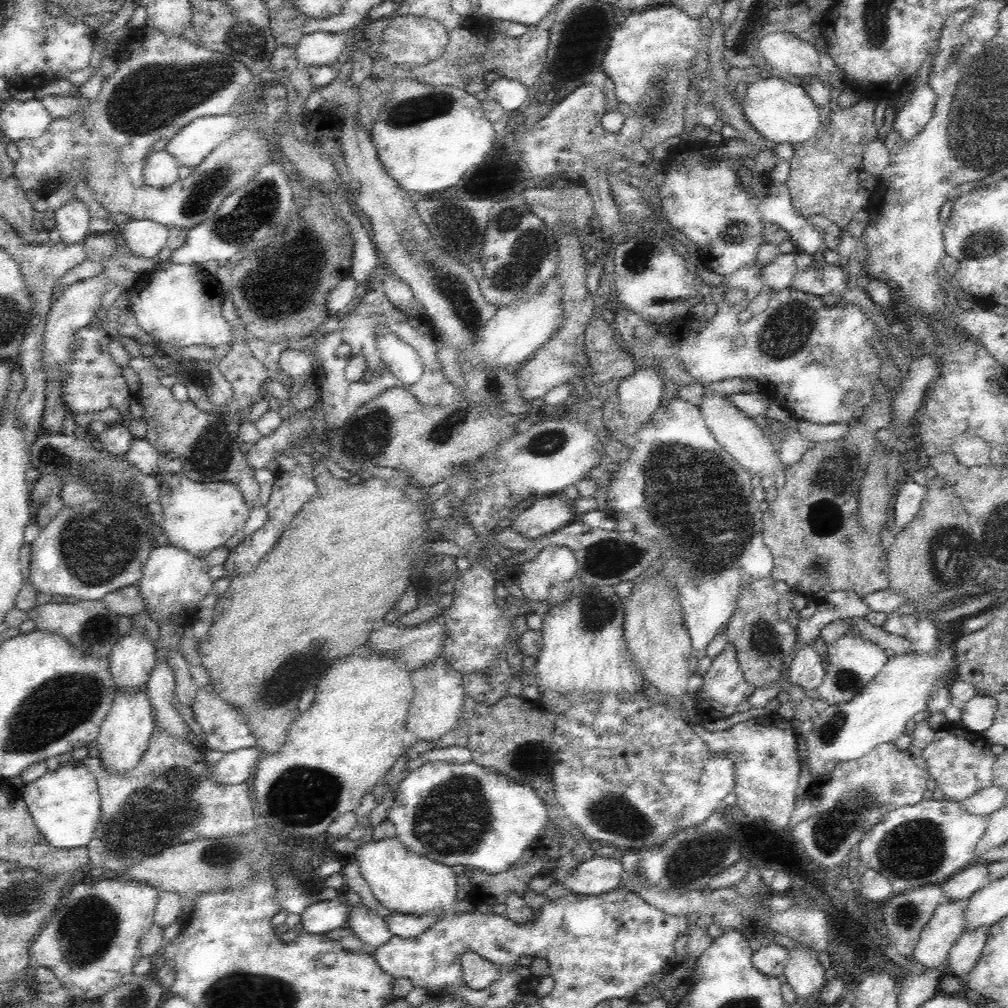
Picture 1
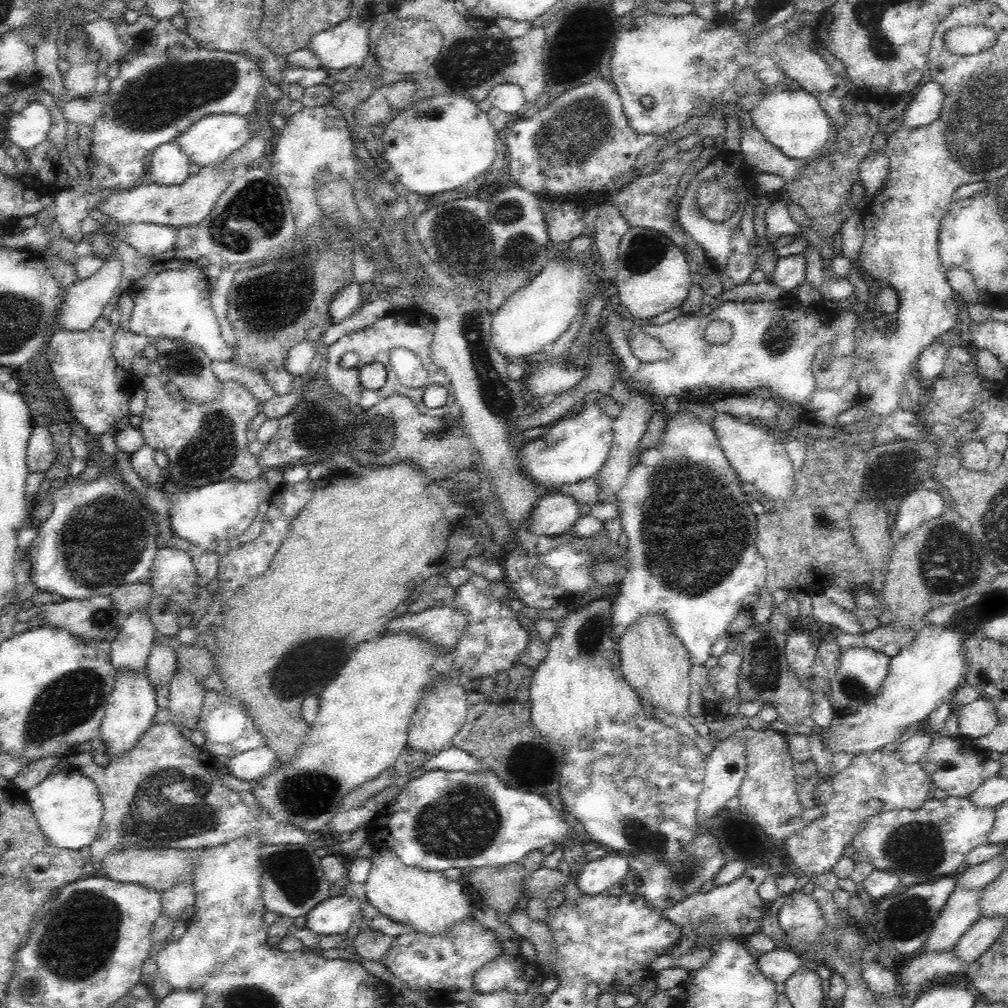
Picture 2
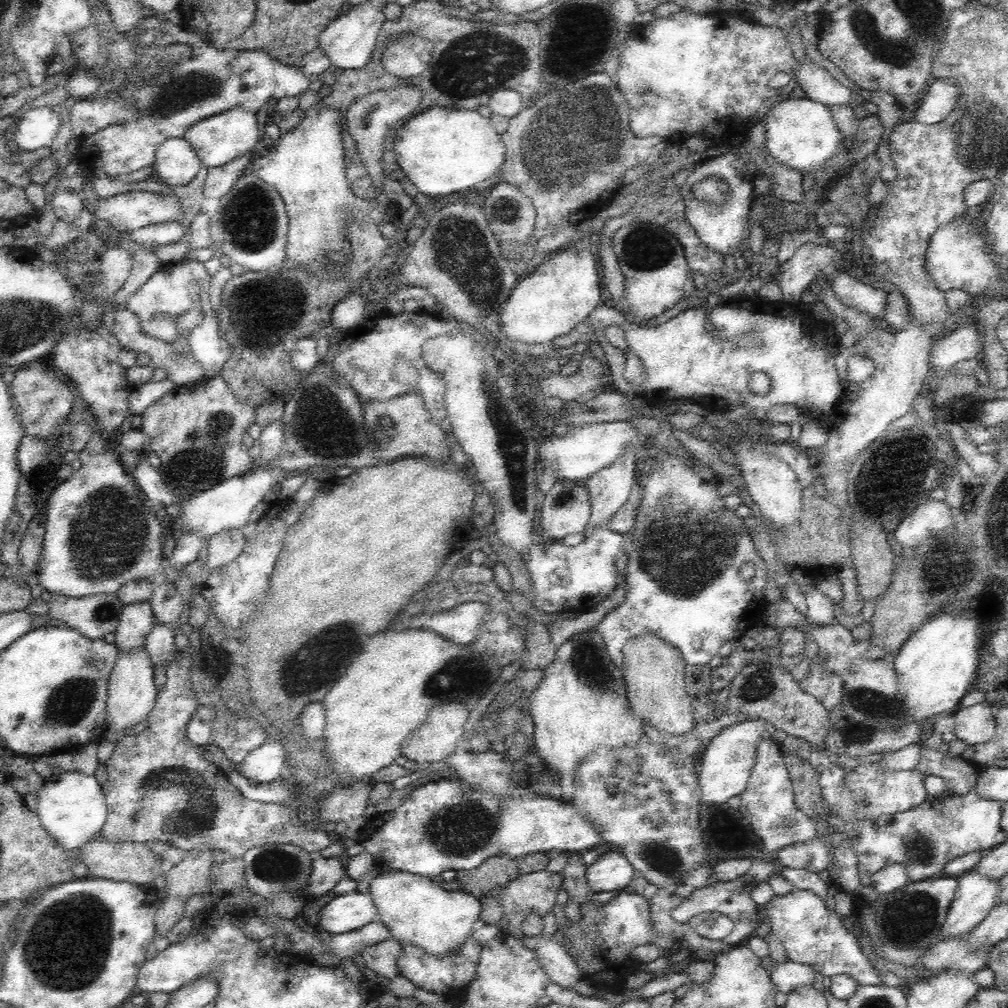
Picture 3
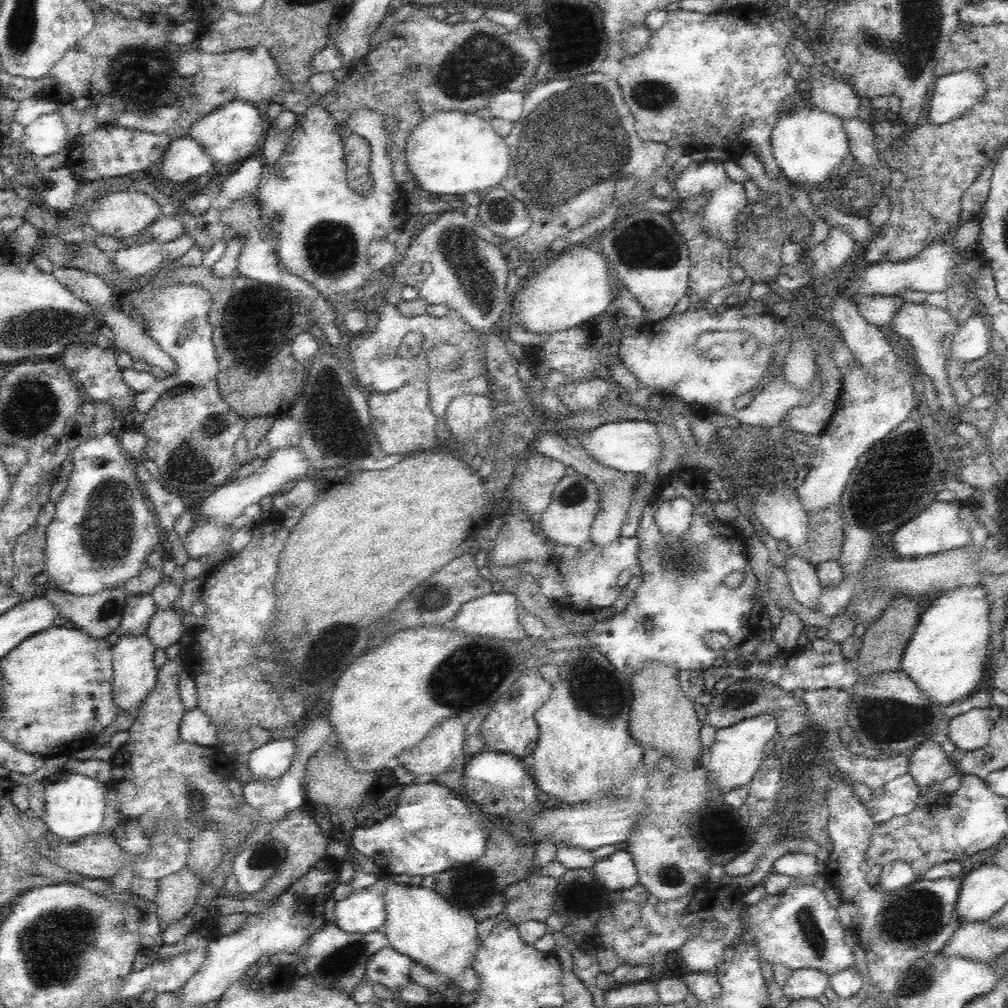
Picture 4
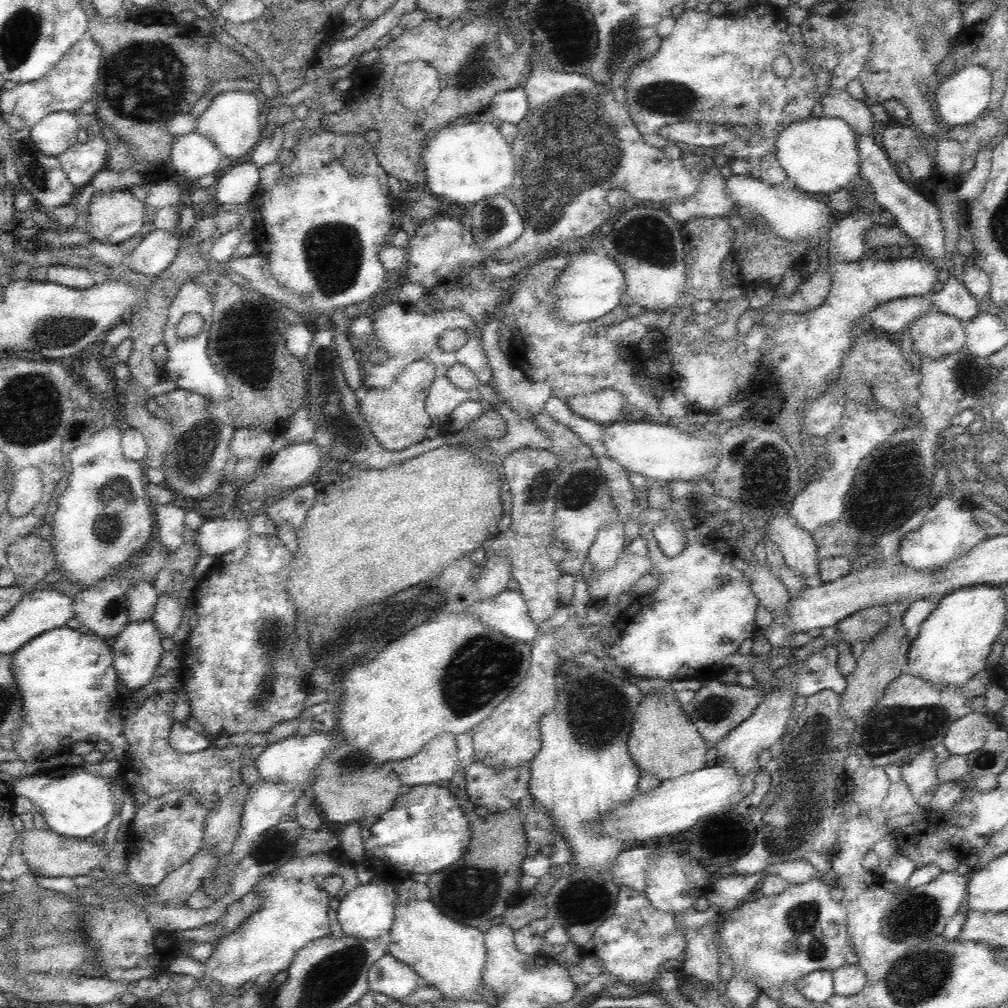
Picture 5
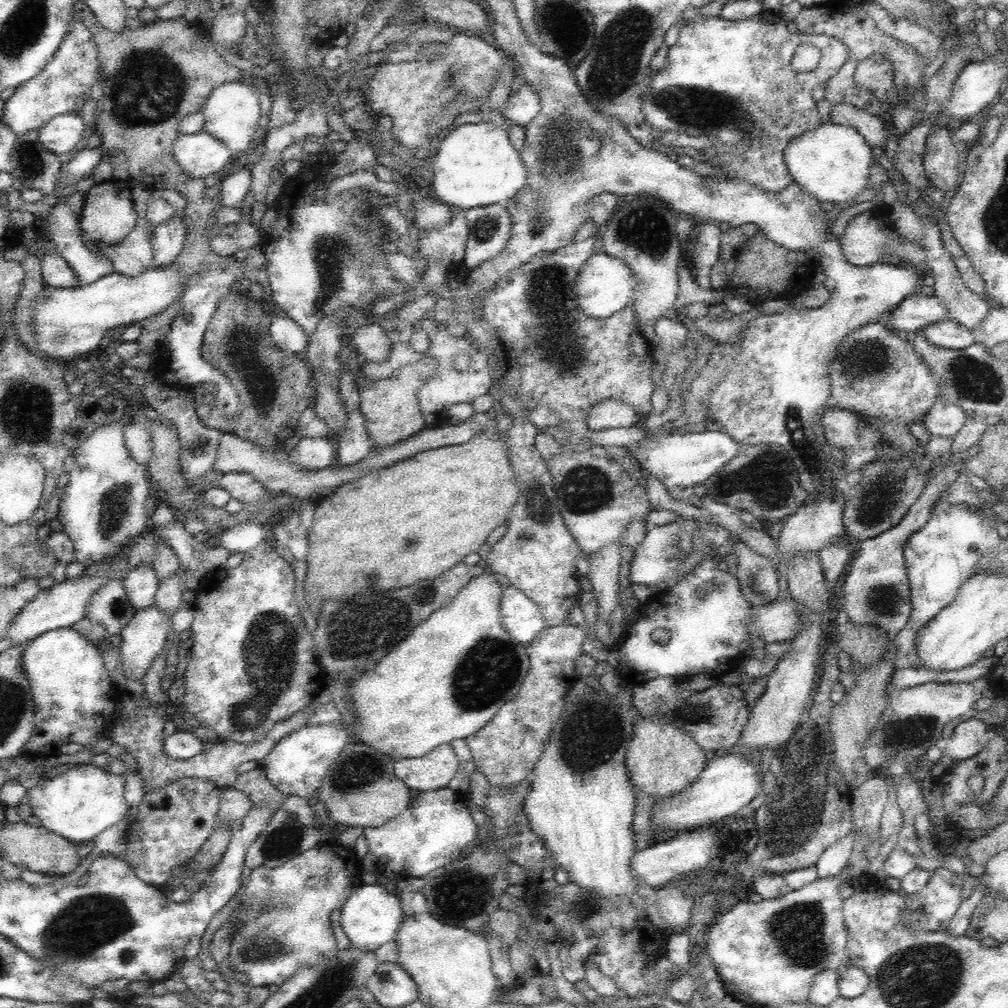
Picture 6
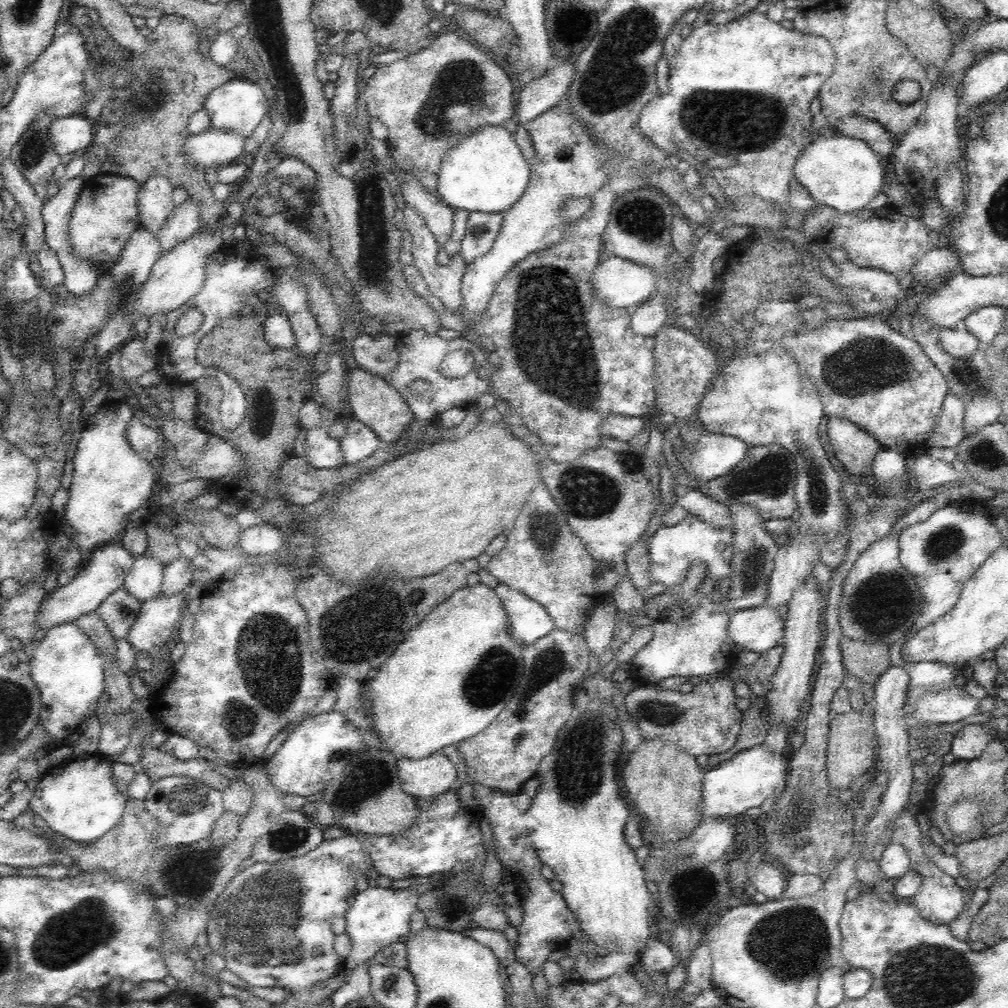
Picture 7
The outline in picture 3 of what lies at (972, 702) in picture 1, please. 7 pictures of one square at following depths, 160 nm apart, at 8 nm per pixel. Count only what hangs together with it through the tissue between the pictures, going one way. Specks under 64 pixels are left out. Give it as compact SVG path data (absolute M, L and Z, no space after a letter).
M985 701L969 707L959 707L952 713L956 717L955 735L967 745L988 742L995 733L995 717Z

